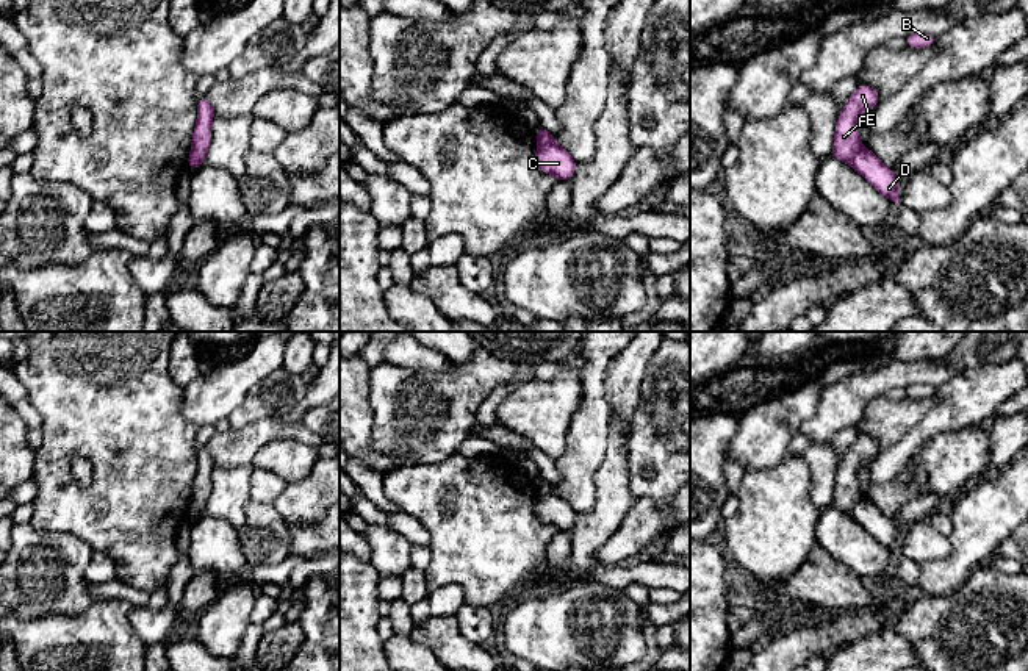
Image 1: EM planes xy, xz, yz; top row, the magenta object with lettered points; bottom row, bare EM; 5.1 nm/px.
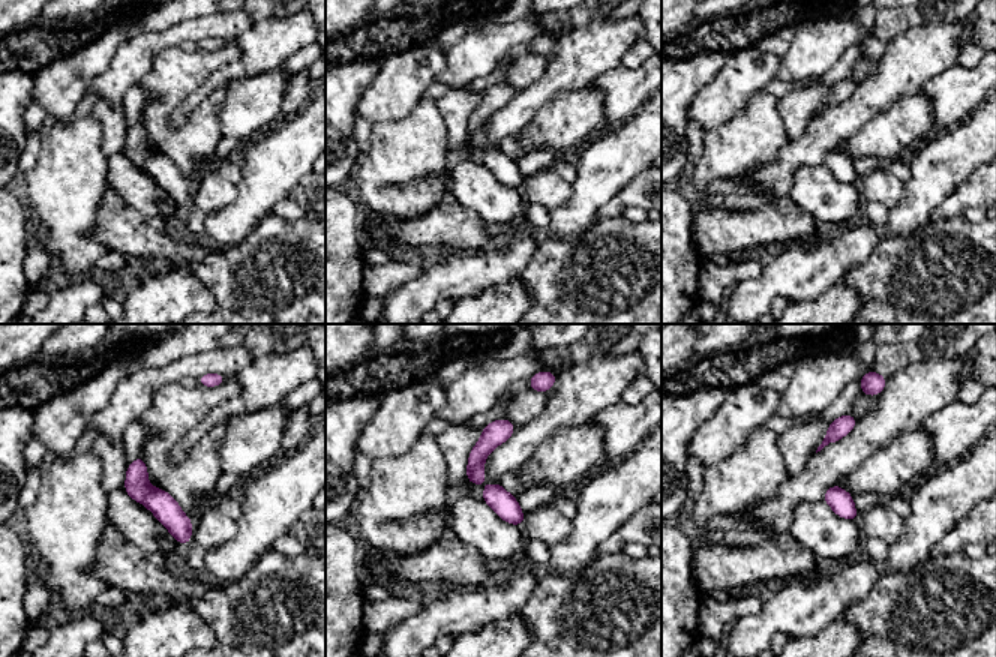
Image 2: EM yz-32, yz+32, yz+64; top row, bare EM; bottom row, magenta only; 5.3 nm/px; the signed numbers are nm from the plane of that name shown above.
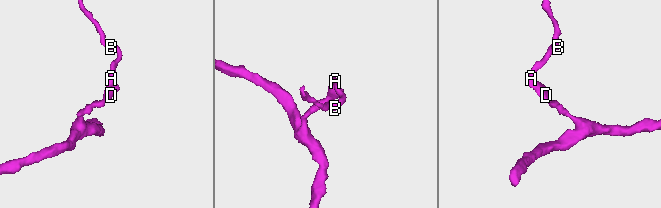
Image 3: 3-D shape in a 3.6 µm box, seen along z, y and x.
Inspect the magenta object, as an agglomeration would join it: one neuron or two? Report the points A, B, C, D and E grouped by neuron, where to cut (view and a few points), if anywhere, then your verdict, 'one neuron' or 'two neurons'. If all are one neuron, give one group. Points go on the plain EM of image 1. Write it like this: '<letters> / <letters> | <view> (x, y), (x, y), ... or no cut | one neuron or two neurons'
A B E / C D | yz (861, 498), (848, 513) | two neurons

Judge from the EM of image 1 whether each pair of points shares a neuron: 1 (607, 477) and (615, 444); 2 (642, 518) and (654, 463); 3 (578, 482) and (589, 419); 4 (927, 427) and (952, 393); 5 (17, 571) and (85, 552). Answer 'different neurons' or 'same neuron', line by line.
1: same neuron
2: different neurons
3: same neuron
4: same neuron
5: same neuron

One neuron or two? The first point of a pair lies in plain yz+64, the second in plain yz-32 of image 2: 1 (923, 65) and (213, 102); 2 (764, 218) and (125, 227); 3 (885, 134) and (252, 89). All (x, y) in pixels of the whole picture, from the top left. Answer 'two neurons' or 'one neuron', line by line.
1: two neurons
2: one neuron
3: one neuron

